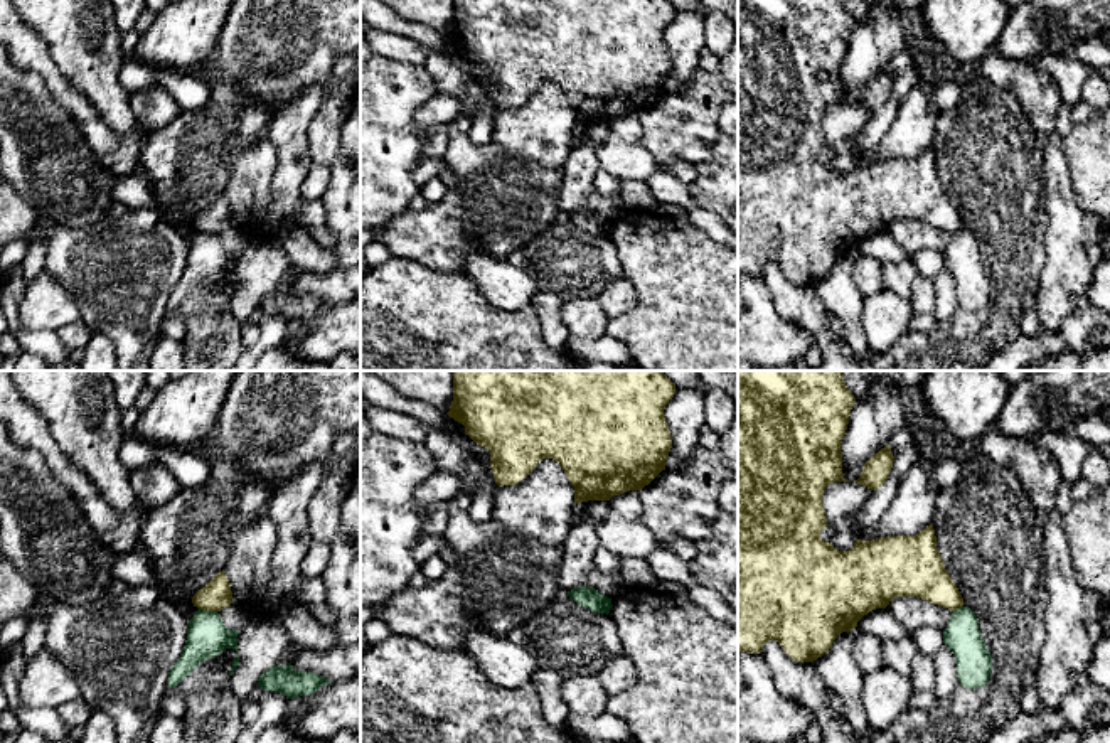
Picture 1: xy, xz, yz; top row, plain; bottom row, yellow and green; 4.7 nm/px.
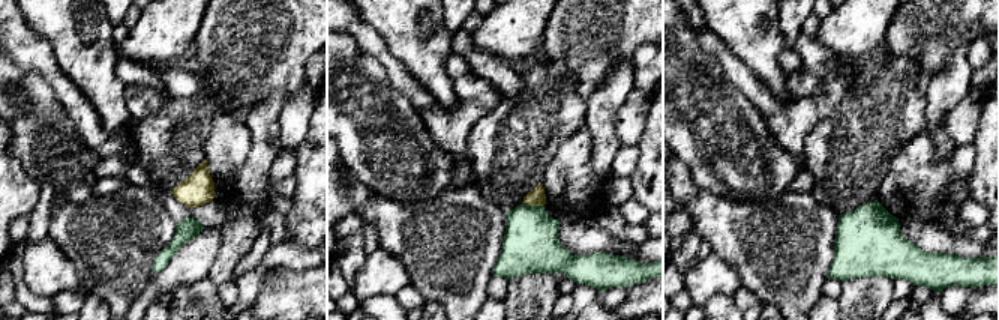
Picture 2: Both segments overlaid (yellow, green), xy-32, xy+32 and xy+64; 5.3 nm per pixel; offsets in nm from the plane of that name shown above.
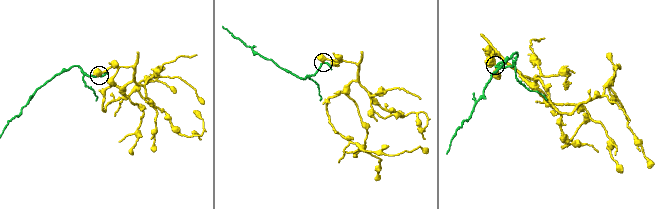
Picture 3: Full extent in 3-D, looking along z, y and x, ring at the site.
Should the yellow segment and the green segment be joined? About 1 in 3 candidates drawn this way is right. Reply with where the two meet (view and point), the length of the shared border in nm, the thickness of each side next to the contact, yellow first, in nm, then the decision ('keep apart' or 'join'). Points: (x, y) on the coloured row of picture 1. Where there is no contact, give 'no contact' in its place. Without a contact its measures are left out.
meets yellow in xy at (208, 610); contact 90 nm long; 140 nm thick on the yellow side, 190 nm on the other; keep apart

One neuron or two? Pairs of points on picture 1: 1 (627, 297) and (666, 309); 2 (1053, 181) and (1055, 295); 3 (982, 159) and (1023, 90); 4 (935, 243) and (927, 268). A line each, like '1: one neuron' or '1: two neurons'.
1: two neurons
2: one neuron
3: two neurons
4: two neurons

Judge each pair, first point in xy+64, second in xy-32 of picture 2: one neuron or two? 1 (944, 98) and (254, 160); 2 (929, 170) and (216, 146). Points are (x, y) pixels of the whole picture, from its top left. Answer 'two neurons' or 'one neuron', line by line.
1: one neuron
2: one neuron

